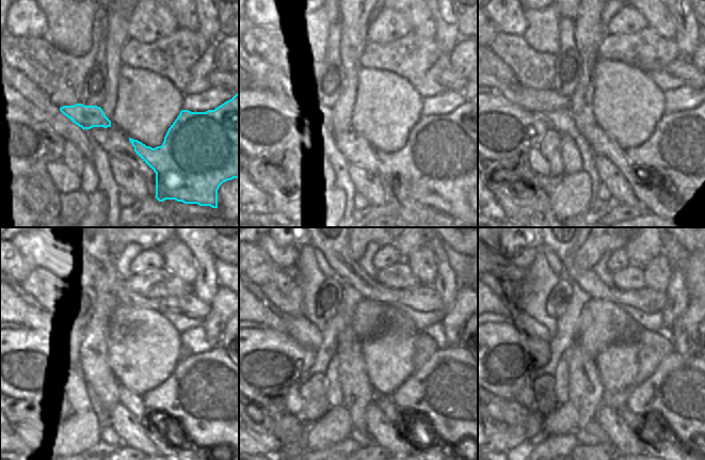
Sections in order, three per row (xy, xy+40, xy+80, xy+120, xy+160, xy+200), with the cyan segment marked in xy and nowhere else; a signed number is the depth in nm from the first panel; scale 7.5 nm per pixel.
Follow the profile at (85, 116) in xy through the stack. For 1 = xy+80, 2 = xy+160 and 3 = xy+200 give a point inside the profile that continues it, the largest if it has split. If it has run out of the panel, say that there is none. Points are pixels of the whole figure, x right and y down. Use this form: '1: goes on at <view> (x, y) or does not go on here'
1: goes on at xy+80 (555, 108)
2: goes on at xy+160 (306, 334)
3: goes on at xy+200 (548, 330)

